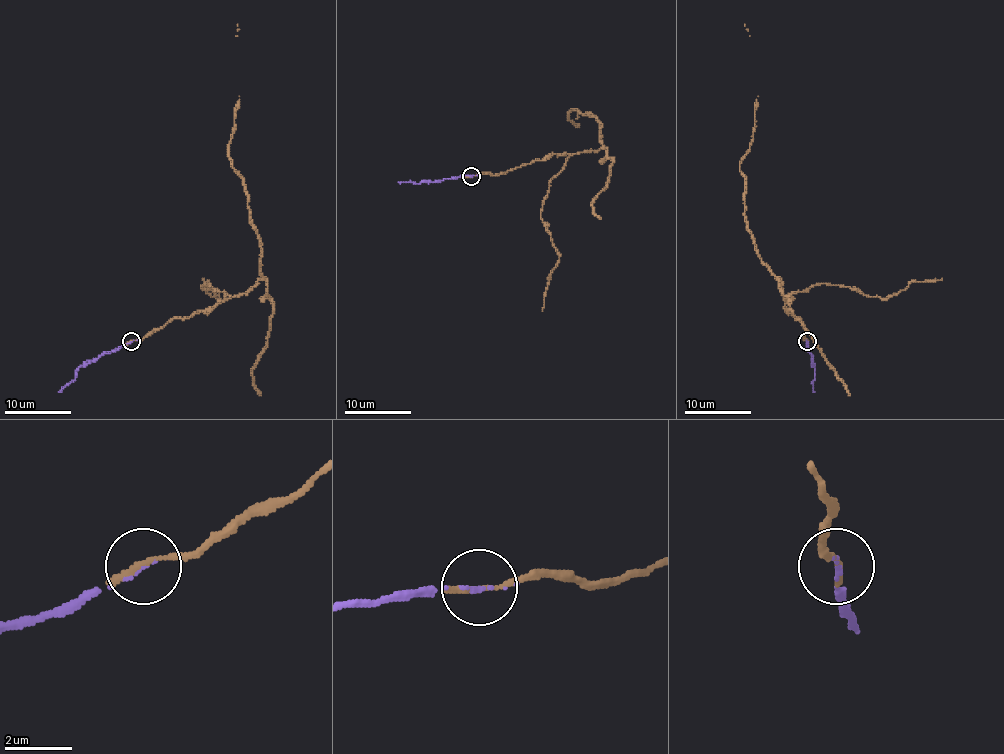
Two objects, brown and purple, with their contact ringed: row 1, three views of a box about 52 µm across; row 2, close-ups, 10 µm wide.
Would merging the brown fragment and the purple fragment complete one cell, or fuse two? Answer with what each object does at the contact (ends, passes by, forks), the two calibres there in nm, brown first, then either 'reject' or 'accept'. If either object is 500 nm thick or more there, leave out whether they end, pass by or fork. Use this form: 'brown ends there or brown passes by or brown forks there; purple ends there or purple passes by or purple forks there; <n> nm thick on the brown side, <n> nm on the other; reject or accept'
brown ends there; purple passes by; 240 nm thick on the brown side, 50 nm on the other; accept

